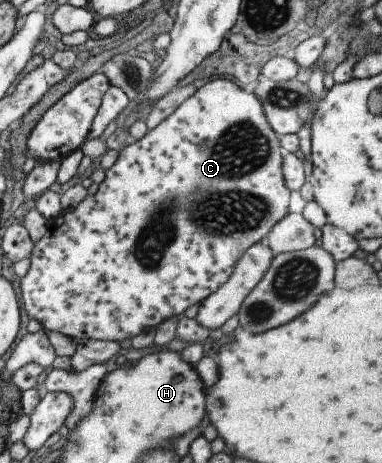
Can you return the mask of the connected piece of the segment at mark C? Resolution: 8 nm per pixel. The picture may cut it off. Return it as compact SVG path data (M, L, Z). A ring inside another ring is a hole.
M227 79L209 81L157 127L148 130L141 139L122 149L114 165L105 170L105 178L94 195L87 195L77 207L67 208L56 221L47 224L45 235L34 243L30 255L30 268L21 278L21 301L28 316L39 321L43 330L63 333L75 339L78 345L83 345L89 340L119 342L131 339L145 329L158 327L162 321L169 320L170 317L183 315L188 307L200 304L206 297L215 293L215 290L231 277L235 266L247 249L257 242L264 242L273 226L288 214L290 189L284 182L283 158L284 151L280 138L269 125L262 101L254 92L247 92L240 85ZM179 203L183 203L183 209L175 209Z

